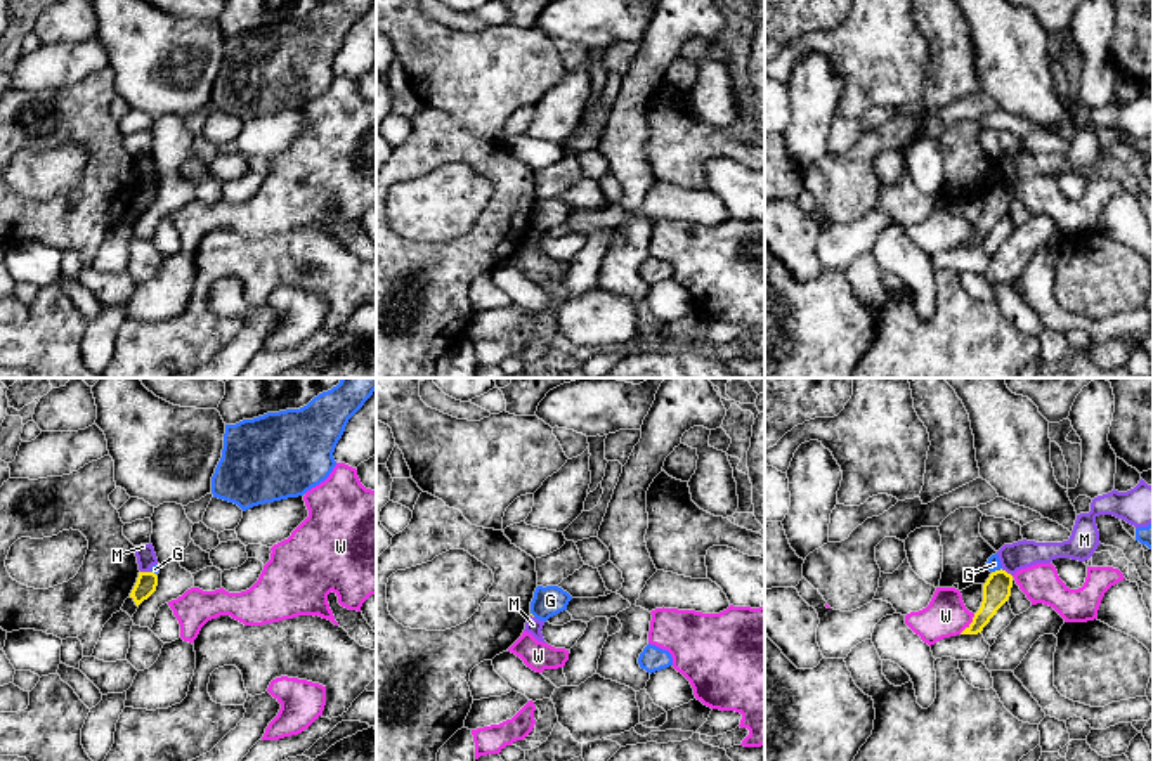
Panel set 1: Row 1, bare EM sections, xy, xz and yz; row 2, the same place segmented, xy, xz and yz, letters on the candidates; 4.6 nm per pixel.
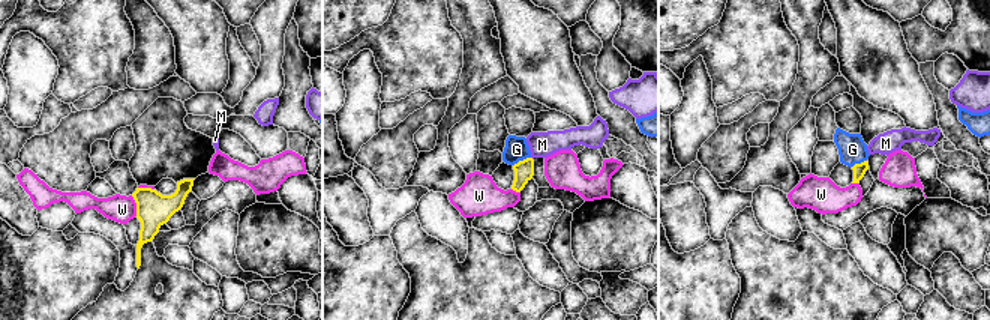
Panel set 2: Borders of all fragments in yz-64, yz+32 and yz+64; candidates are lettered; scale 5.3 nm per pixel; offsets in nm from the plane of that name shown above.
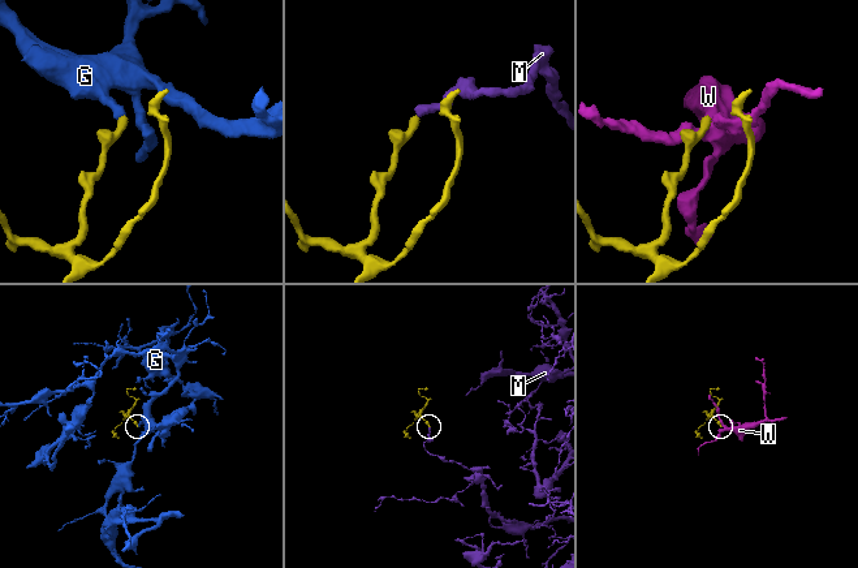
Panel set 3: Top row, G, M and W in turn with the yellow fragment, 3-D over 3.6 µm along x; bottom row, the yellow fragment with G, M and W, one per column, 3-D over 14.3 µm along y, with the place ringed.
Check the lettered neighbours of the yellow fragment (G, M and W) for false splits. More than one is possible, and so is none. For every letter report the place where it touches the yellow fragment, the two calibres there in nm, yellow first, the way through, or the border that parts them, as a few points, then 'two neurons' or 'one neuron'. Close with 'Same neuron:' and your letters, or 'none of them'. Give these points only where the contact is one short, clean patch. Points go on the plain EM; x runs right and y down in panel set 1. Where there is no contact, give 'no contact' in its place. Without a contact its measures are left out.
G: contact yz (996, 182); calibres 130 and 60 nm; border yz (1001, 179), (992, 184); two neurons
M: contact yz (1004, 182); calibres 130 and 130 nm; border yz (1001, 181), (1011, 188); two neurons
W: contact yz (970, 236); calibres 130 and 200 nm; border yz (975, 226), (959, 245); two neurons
Same neuron: none of them

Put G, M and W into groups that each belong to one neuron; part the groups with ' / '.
G / M / W

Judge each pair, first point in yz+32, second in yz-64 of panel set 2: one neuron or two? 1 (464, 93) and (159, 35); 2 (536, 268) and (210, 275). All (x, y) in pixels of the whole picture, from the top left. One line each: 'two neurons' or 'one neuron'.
1: one neuron
2: one neuron

